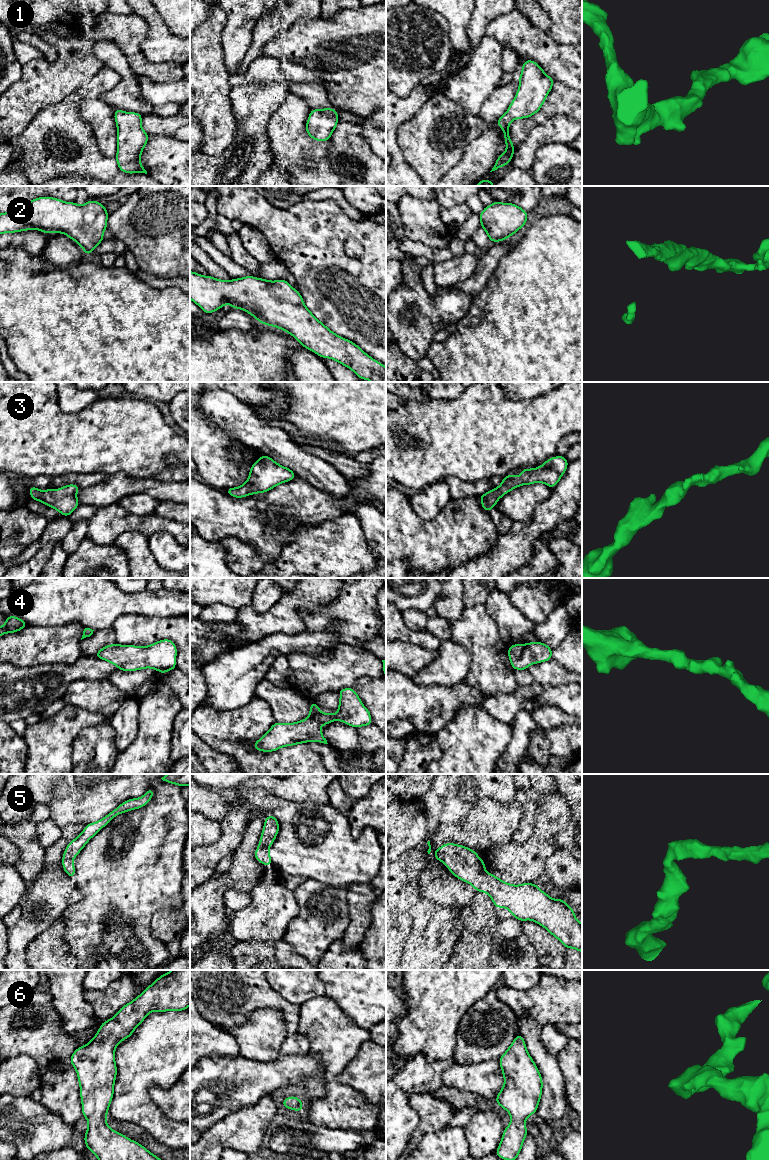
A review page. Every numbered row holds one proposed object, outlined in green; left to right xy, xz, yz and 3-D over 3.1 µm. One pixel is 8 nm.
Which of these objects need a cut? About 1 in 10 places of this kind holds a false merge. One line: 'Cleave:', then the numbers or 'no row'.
Cleave: no row

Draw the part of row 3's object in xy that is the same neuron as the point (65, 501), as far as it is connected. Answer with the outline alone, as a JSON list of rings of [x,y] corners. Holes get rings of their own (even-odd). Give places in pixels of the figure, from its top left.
[[[69,484],[57,490],[47,489],[41,491],[35,486],[30,486],[29,493],[32,500],[41,501],[46,506],[57,510],[64,517],[68,517],[80,505],[77,500],[77,491],[80,488],[76,484]]]

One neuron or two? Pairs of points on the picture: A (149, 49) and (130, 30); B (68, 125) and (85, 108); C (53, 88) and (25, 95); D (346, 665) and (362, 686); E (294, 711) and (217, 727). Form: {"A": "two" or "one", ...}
{"A": "two", "B": "two", "C": "one", "D": "two", "E": "two"}

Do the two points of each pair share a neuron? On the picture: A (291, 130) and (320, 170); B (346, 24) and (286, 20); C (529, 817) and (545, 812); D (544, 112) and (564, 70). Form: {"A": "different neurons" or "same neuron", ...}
{"A": "same neuron", "B": "different neurons", "C": "different neurons", "D": "different neurons"}

